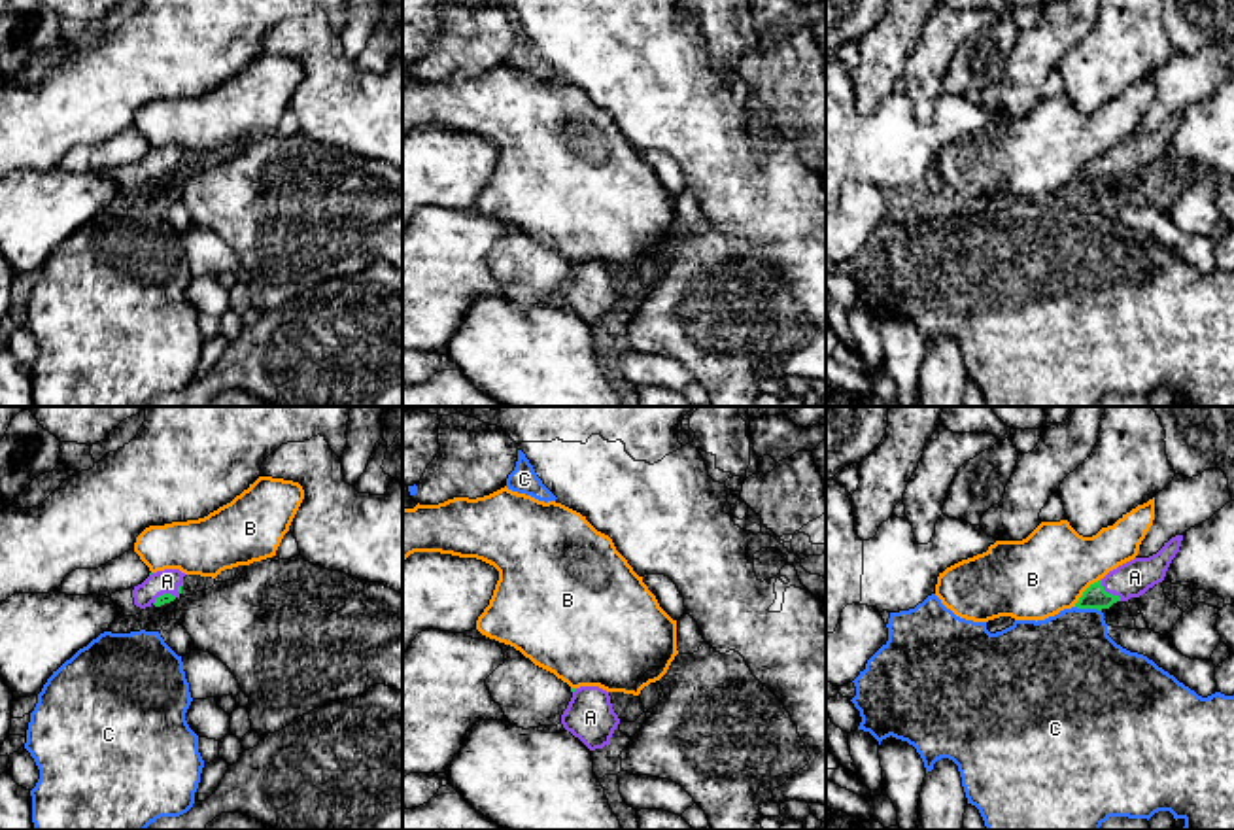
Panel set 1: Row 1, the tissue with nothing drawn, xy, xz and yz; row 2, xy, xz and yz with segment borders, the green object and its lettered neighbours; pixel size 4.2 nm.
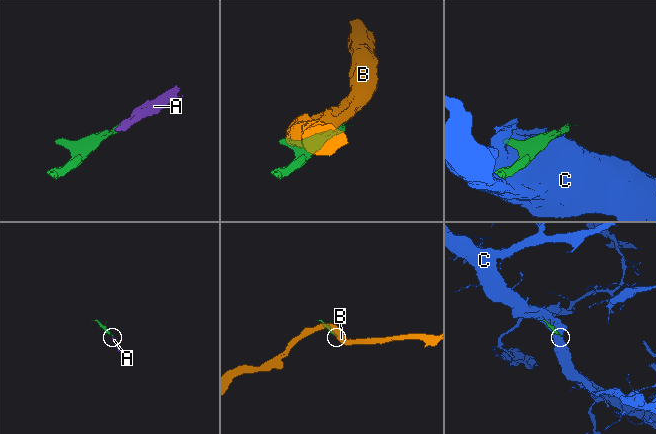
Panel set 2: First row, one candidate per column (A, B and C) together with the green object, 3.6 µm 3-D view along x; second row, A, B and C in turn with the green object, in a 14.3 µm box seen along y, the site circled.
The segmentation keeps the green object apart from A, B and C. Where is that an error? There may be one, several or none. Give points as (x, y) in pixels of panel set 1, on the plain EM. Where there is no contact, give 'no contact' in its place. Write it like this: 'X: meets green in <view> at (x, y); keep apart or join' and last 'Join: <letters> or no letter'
A: meets green in yz at (1106, 169); join
B: meets green in yz at (1085, 167); keep apart
C: meets green in yz at (1089, 184); keep apart
Join: A

